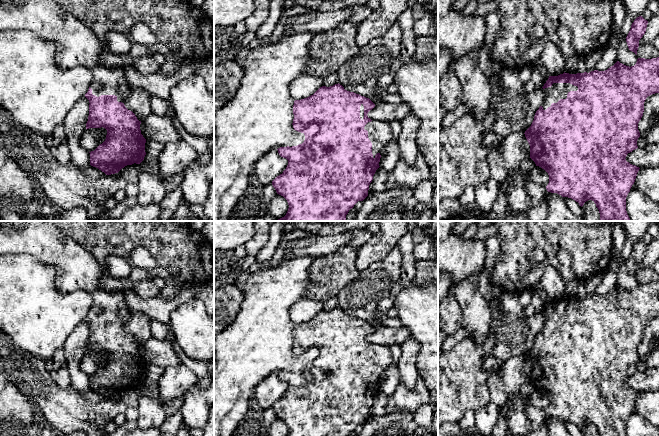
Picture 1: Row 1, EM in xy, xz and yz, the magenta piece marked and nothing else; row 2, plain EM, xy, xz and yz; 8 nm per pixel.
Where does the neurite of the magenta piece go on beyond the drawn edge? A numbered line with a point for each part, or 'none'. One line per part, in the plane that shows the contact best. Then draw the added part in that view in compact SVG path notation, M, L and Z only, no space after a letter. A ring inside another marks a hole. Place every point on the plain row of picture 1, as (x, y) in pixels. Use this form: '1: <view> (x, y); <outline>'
1: yz (557, 315); M553 307L551 311L543 313L544 324L542 331L546 334L552 327L557 327L560 323L566 323L570 315L577 315L578 311L570 307Z

